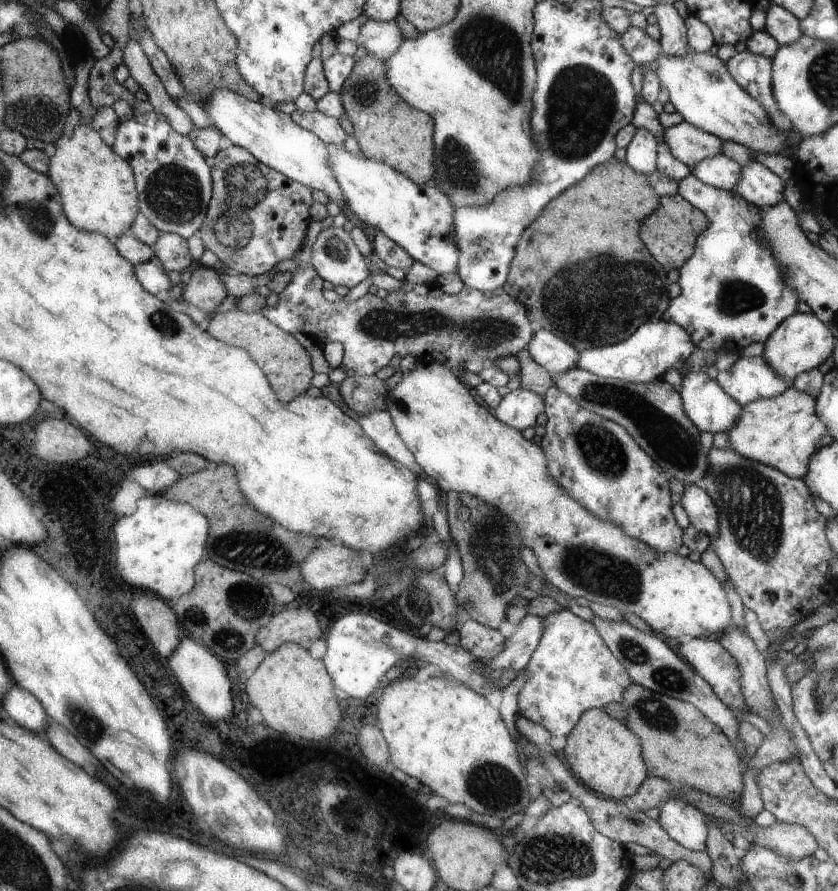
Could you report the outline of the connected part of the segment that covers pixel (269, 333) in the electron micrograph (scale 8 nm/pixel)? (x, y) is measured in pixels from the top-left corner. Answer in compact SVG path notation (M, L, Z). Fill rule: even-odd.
M239 309L223 313L217 312L208 324L208 332L211 332L211 336L214 336L216 340L246 349L256 364L260 365L283 403L290 403L308 390L310 380L314 376L308 352L296 342L294 335L288 334L288 331L269 321L262 312L247 313Z

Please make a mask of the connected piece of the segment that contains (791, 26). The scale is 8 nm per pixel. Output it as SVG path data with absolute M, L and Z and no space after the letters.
M770 4L765 11L765 29L781 44L792 44L800 38L801 22L785 8Z

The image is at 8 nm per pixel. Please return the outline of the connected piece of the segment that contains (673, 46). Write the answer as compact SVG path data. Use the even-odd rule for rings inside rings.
M672 5L655 6L654 14L661 30L659 43L667 55L683 55L690 50L684 11L676 11Z

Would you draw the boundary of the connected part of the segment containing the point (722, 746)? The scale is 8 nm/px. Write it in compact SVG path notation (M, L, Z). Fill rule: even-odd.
M634 682L624 691L621 704L625 710L622 722L641 740L647 770L723 801L740 802L743 795L741 756L722 730L693 704L652 692Z

